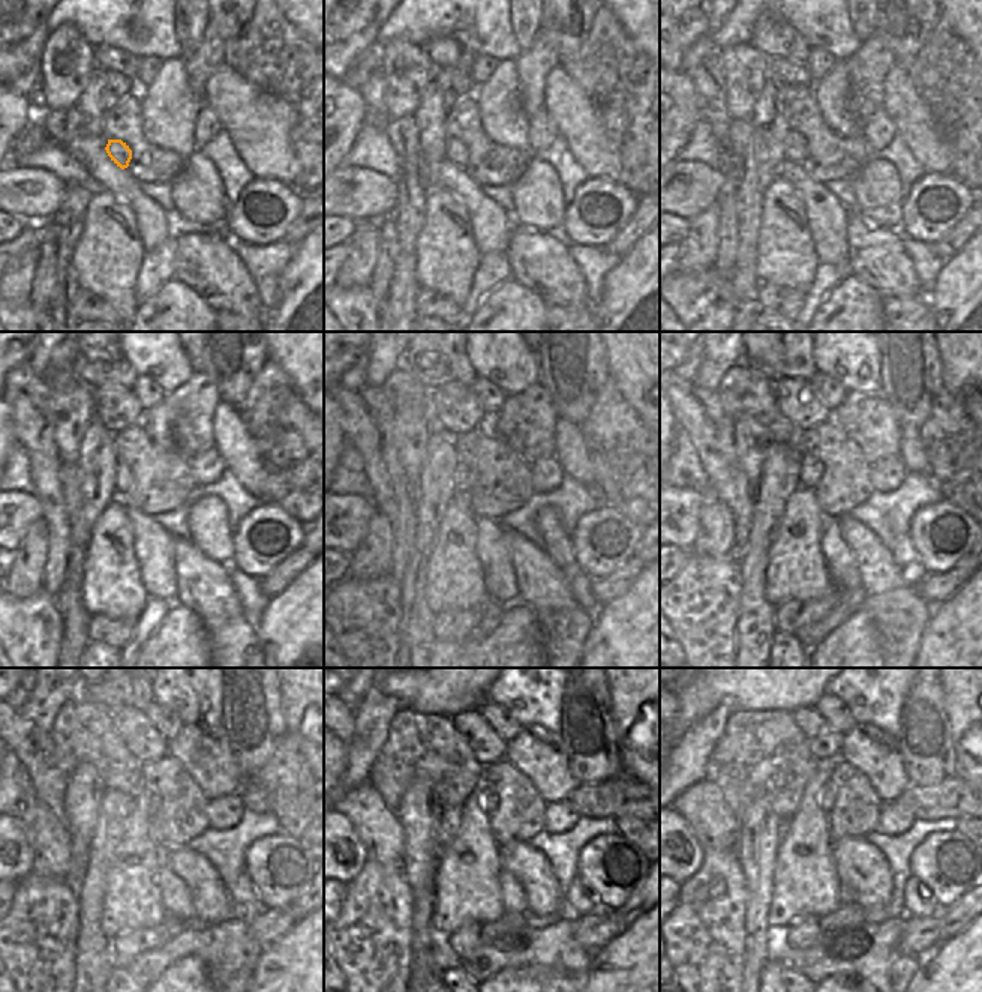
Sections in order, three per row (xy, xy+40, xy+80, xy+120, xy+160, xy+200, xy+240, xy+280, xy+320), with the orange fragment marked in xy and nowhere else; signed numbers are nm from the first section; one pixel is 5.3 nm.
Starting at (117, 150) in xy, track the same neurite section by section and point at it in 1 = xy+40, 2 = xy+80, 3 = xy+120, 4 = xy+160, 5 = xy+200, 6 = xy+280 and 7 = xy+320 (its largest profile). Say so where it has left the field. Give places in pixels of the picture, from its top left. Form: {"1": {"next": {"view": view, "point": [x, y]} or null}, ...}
{"1": {"next": {"view": "xy+40", "point": [456, 150]}}, "2": {"next": {"view": "xy+80", "point": [795, 144]}}, "3": {"next": {"view": "xy+120", "point": [125, 483]}}, "4": {"next": {"view": "xy+160", "point": [465, 476]}}, "5": {"next": {"view": "xy+200", "point": [811, 470]}}, "6": {"next": {"view": "xy+280", "point": [489, 800]}}, "7": {"next": {"view": "xy+320", "point": [828, 793]}}}

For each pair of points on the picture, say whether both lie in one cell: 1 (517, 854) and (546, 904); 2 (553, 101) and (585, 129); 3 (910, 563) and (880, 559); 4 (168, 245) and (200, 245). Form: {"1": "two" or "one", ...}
{"1": "one", "2": "one", "3": "two", "4": "two"}

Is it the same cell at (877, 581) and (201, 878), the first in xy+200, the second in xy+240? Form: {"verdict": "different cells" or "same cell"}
{"verdict": "same cell"}

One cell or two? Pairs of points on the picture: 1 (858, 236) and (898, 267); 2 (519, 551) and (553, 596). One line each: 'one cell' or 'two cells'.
1: one cell
2: one cell

